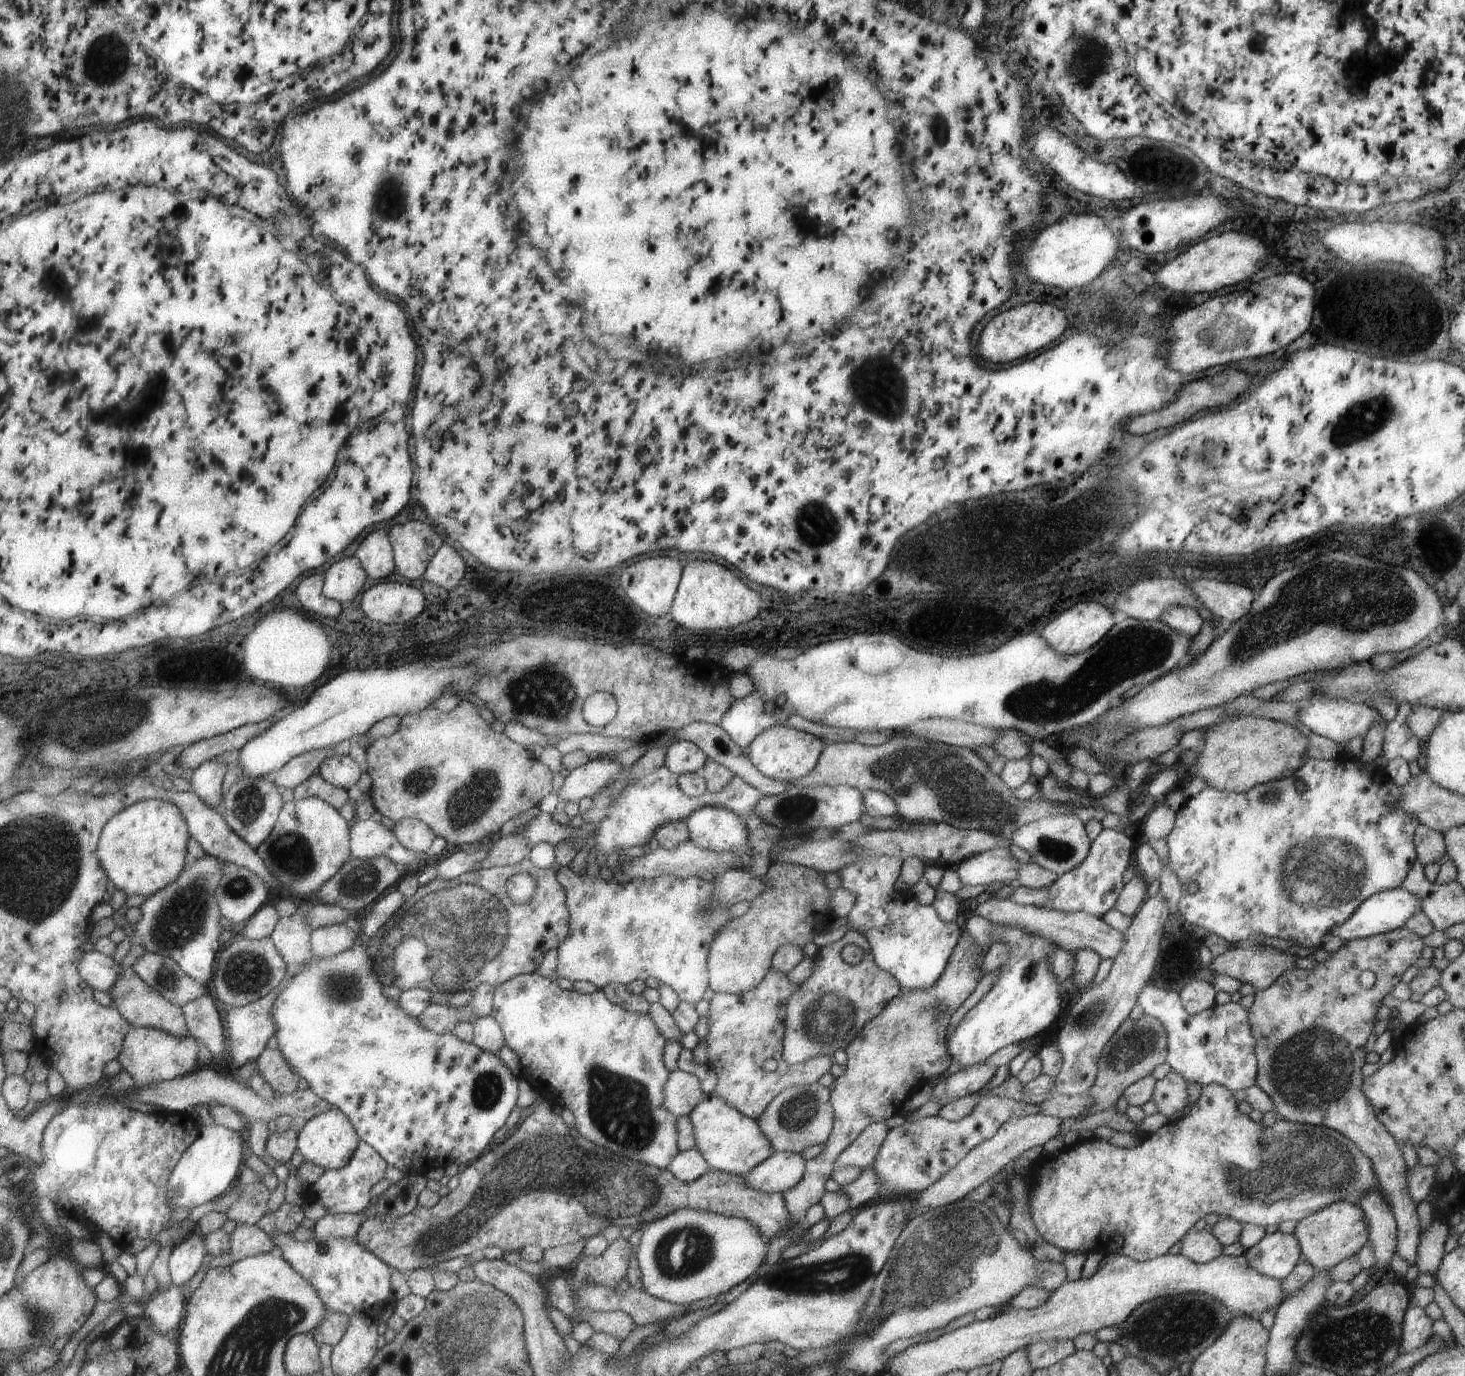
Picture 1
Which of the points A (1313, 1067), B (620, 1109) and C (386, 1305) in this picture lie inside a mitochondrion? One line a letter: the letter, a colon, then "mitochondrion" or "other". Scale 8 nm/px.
A: mitochondrion
B: mitochondrion
C: other

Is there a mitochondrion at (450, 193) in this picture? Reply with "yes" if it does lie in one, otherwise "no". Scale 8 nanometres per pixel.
no

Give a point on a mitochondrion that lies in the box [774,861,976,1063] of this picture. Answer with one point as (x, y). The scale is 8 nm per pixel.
(827, 1016)

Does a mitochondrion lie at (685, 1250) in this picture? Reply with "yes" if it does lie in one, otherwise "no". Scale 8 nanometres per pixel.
yes

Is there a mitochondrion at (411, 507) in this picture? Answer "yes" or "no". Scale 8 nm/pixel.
no

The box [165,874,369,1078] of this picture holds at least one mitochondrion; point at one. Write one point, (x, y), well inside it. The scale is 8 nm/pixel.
(244, 973)

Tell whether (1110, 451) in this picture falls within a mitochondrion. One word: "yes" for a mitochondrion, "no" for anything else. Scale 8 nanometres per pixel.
no

